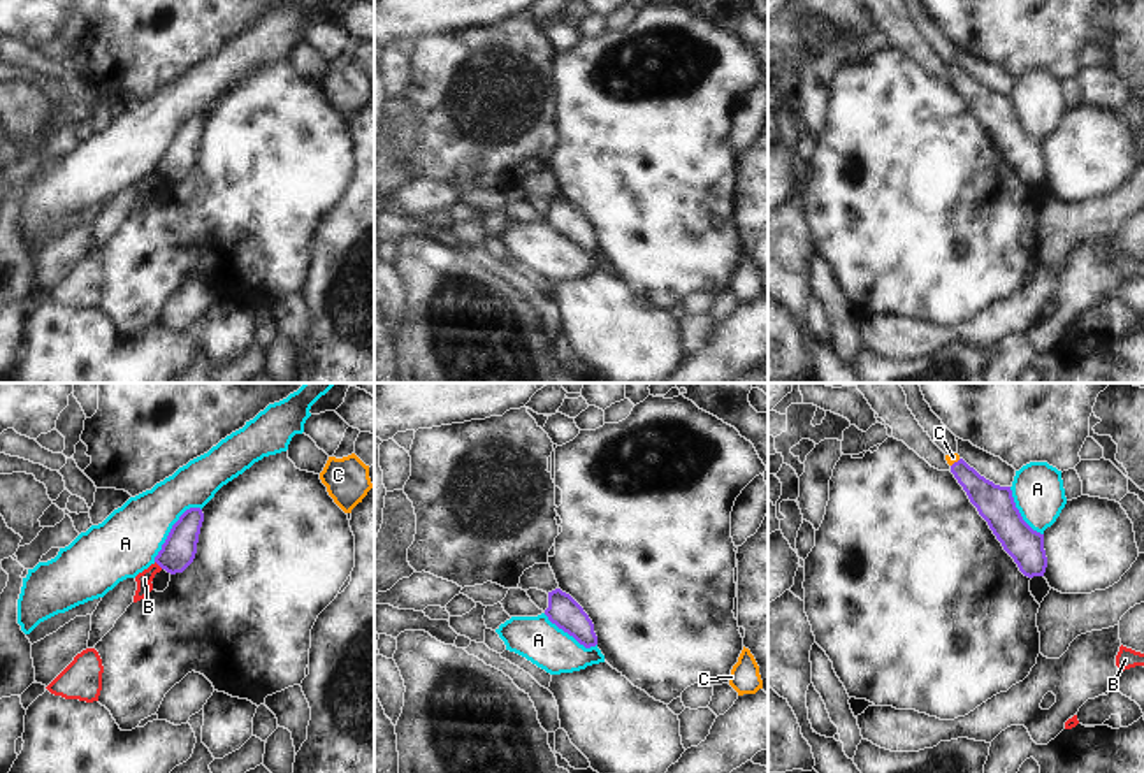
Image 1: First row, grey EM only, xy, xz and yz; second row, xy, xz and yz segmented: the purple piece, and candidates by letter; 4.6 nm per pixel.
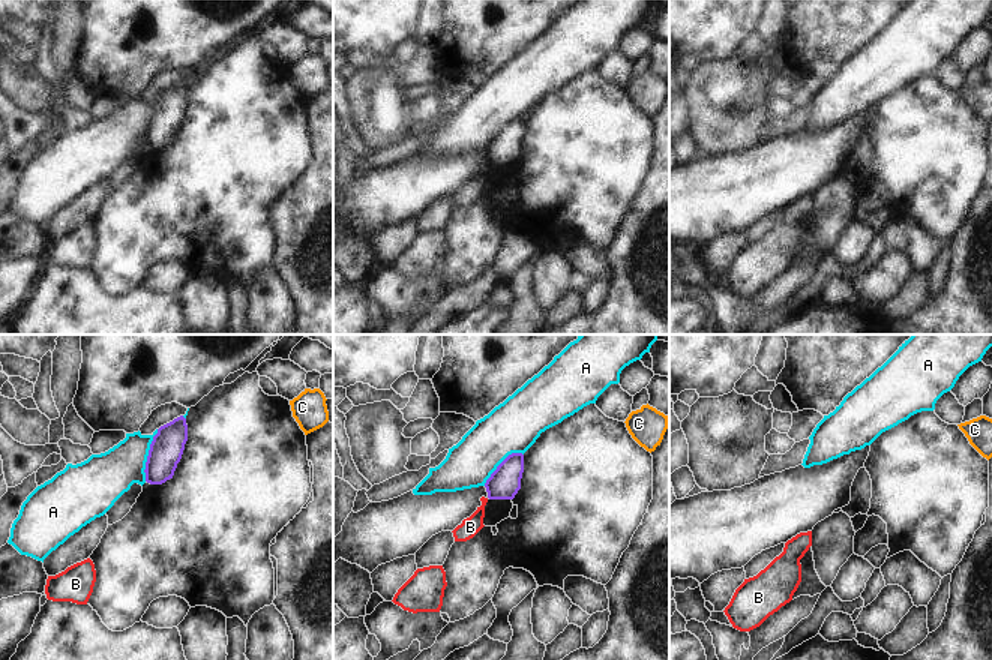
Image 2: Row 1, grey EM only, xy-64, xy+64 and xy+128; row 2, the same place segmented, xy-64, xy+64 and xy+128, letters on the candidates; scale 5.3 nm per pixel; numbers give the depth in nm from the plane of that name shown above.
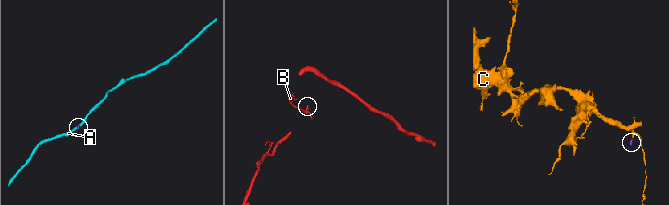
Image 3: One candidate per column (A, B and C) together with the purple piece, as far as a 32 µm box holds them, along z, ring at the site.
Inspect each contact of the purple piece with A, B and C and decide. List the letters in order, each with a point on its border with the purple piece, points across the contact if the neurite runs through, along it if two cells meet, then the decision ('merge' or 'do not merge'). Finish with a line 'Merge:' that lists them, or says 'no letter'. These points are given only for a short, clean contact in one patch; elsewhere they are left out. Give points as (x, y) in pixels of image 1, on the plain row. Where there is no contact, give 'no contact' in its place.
A: contact xy (171, 136); border xy (199, 113), (190, 113), (180, 123), (153, 167); do not merge
B: contact xy (159, 171); border xy (155, 167), (162, 174); do not merge
C: contact yz (955, 69); way yz (991, 108), (955, 69), (953, 64); merge
Merge: C

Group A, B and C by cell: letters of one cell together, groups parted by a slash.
A / B / C

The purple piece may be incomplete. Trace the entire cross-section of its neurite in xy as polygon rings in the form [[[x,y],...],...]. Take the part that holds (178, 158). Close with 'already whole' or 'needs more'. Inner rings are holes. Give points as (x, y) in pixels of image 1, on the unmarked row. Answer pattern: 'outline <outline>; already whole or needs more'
outline [[[200,114],[186,116],[172,132],[155,169],[170,181],[183,179],[195,165],[202,128]]]; already whole

